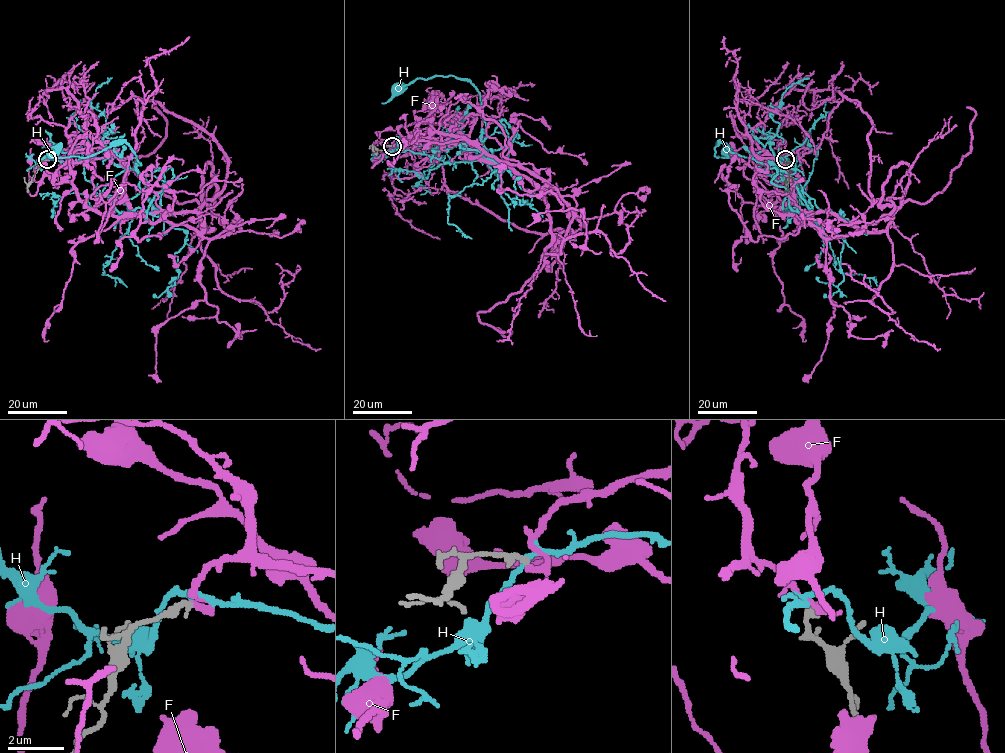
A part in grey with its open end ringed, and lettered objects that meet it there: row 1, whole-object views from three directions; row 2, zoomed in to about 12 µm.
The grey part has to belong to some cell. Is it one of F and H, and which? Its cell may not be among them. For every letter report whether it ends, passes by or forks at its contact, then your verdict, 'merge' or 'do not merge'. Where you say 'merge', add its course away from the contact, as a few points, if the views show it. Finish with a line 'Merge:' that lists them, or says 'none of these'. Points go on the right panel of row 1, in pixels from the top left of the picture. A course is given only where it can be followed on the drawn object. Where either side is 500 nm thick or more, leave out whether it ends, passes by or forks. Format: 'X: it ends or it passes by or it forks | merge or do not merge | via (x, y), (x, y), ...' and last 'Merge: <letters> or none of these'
F: it passes by | merge | via (785, 159), (760, 157), (786, 170), (798, 212), (888, 234), (891, 273), (871, 302), (895, 312), (842, 263)
H: it passes by | do not merge
Merge: F

